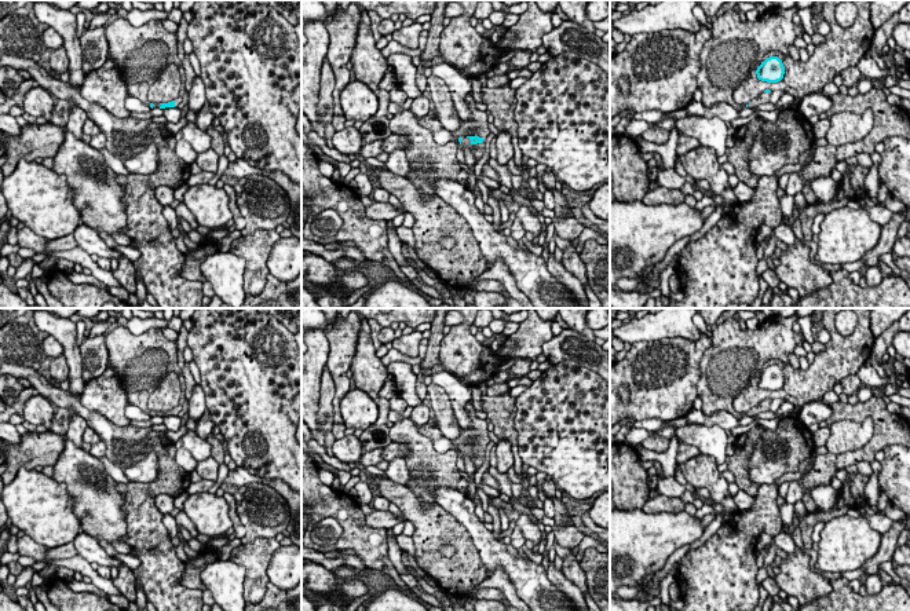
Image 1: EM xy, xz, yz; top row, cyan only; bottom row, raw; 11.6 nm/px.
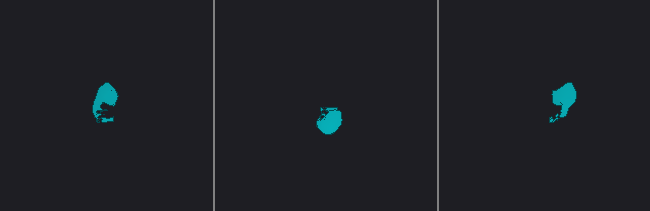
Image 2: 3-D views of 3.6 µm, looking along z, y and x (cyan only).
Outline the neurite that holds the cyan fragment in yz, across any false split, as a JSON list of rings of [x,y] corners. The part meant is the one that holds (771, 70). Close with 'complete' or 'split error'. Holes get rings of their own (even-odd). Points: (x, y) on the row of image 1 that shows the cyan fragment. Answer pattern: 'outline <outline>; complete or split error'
outline [[[770,7],[753,22],[742,22],[738,12],[728,8],[709,25],[710,39],[705,43],[697,76],[702,103],[710,107],[719,102],[731,105],[741,111],[745,105],[734,100],[734,91],[750,74],[767,83],[783,78],[785,66],[778,56],[763,56],[771,51],[789,55],[796,39],[803,39],[805,29],[793,22],[798,12],[792,8]]]; split error

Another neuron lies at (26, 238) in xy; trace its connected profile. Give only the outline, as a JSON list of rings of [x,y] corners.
[[[23,227],[18,230],[18,245],[19,248],[29,248],[36,253],[45,253],[47,256],[54,256],[56,261],[59,259],[66,259],[69,261],[78,263],[83,268],[89,268],[91,275],[107,286],[121,288],[120,282],[113,277],[112,270],[102,270],[91,256],[81,248],[74,248],[70,250],[54,252],[47,249],[48,239],[34,234],[30,228]]]

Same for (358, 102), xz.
[[[355,80],[340,92],[346,120],[366,121],[376,114],[379,98],[368,85]]]

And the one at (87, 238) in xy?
[[[83,223],[77,226],[73,234],[77,242],[77,248],[81,248],[89,256],[96,255],[99,257],[116,259],[116,260],[118,260],[123,256],[121,252],[109,248],[94,228]]]

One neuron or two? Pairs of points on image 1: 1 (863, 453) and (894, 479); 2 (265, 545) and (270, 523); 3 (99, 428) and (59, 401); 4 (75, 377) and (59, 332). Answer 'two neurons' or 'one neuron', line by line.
1: two neurons
2: two neurons
3: one neuron
4: one neuron

